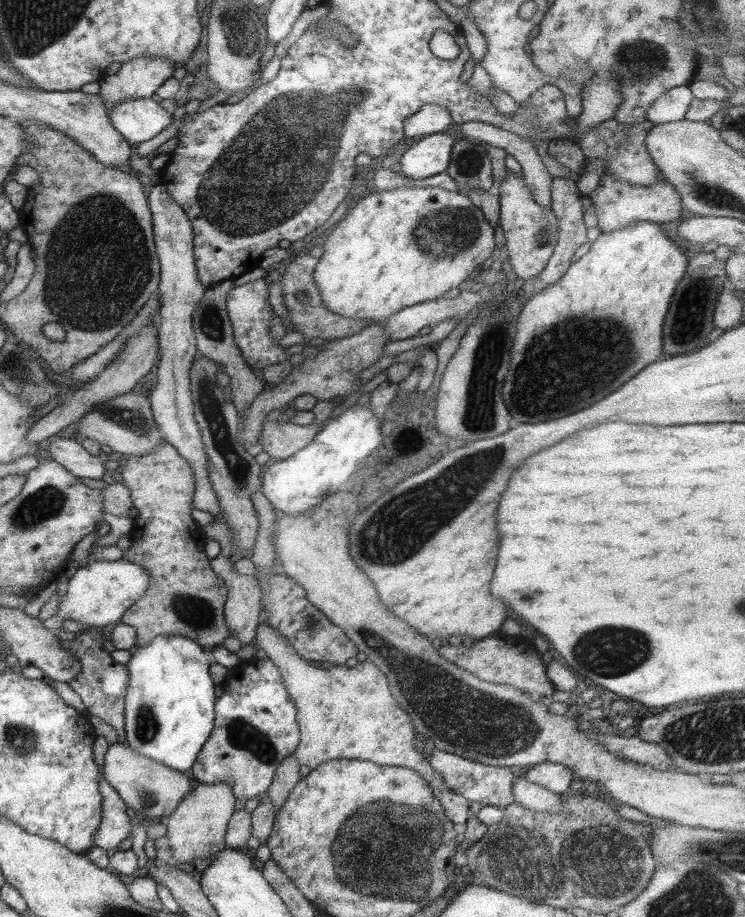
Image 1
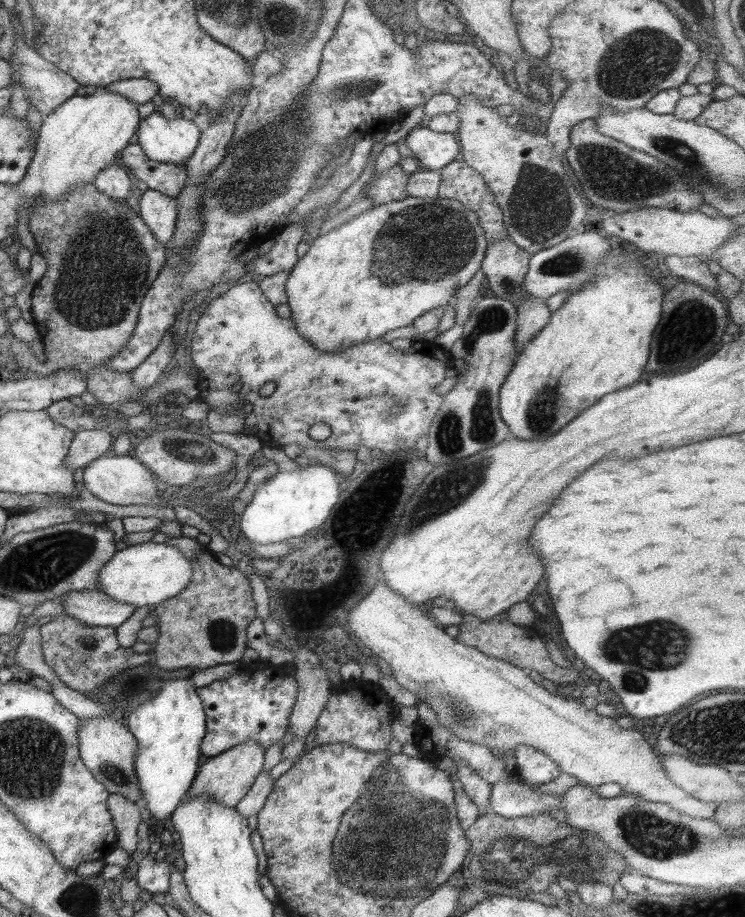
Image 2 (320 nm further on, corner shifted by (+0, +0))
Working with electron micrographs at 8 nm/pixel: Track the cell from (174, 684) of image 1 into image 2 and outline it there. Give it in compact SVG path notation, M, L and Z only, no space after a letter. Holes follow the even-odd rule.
M169 680L150 700L131 708L122 717L137 742L134 773L151 821L161 821L175 811L199 768L200 744L205 736L205 715L191 680Z

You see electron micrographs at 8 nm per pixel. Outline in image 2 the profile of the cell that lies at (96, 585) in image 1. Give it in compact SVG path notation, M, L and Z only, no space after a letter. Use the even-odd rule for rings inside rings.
M147 541L141 544L129 545L124 549L118 550L111 557L111 560L104 564L100 570L98 570L98 577L96 582L101 584L101 590L110 599L117 602L124 602L133 606L142 607L145 604L154 606L173 598L173 596L179 594L190 581L192 577L192 564L190 560L185 559L176 547L167 545L167 543L153 543Z

